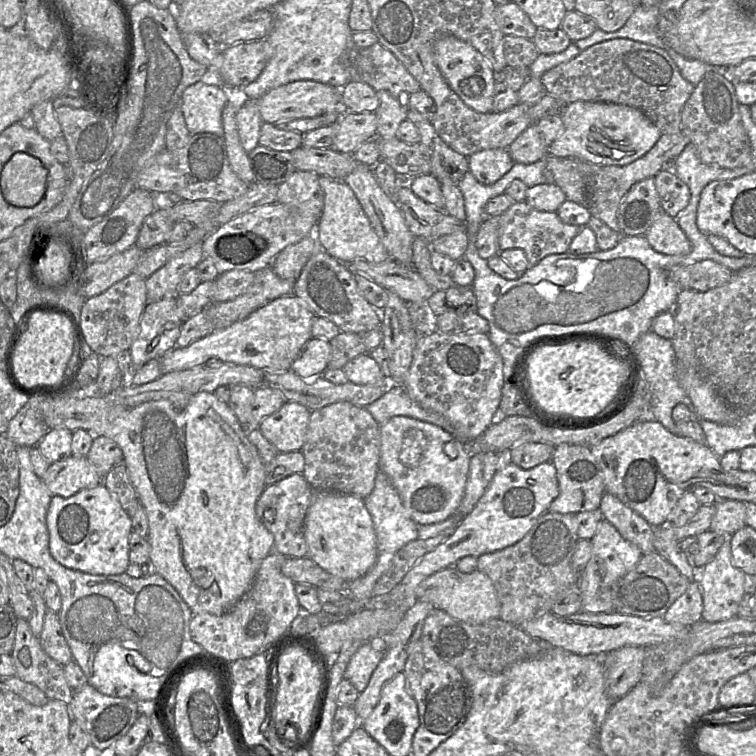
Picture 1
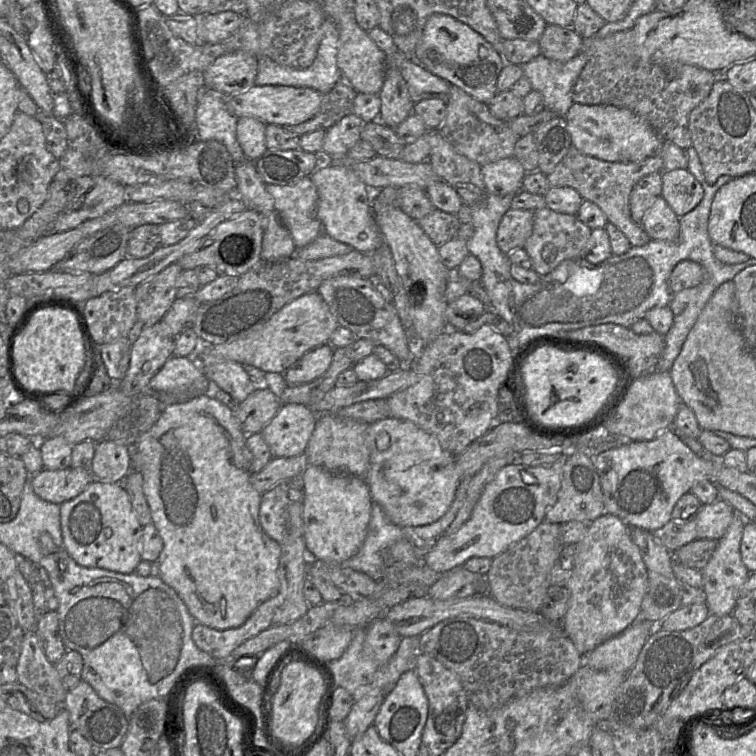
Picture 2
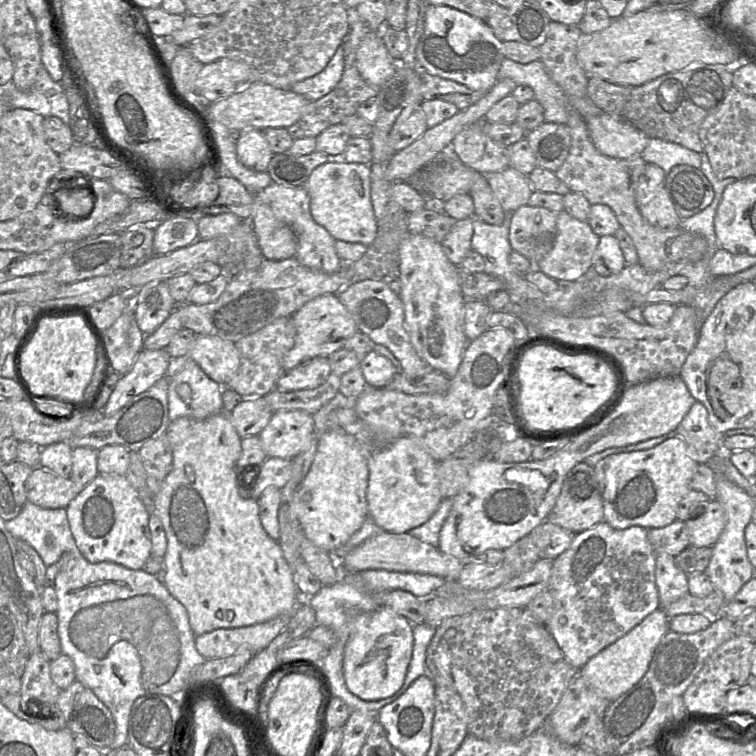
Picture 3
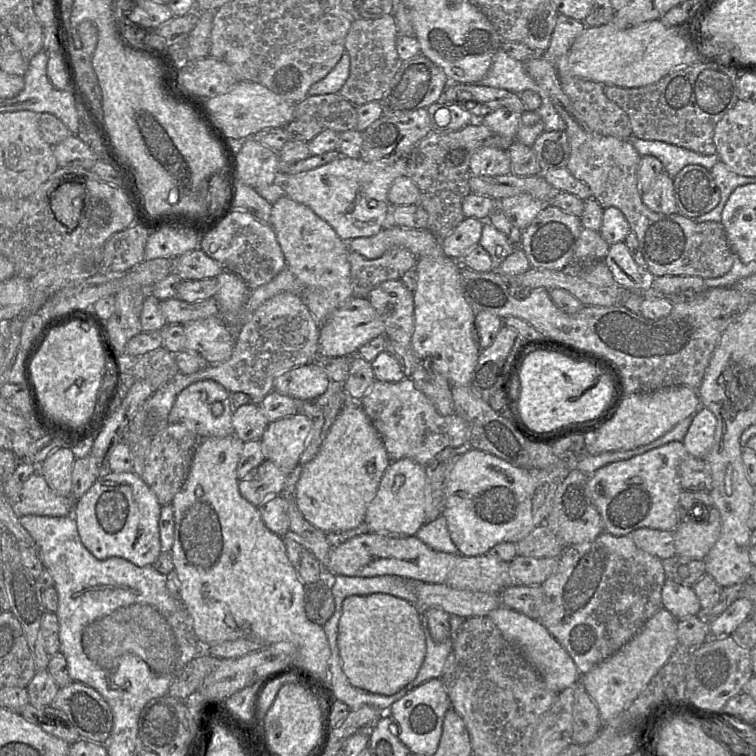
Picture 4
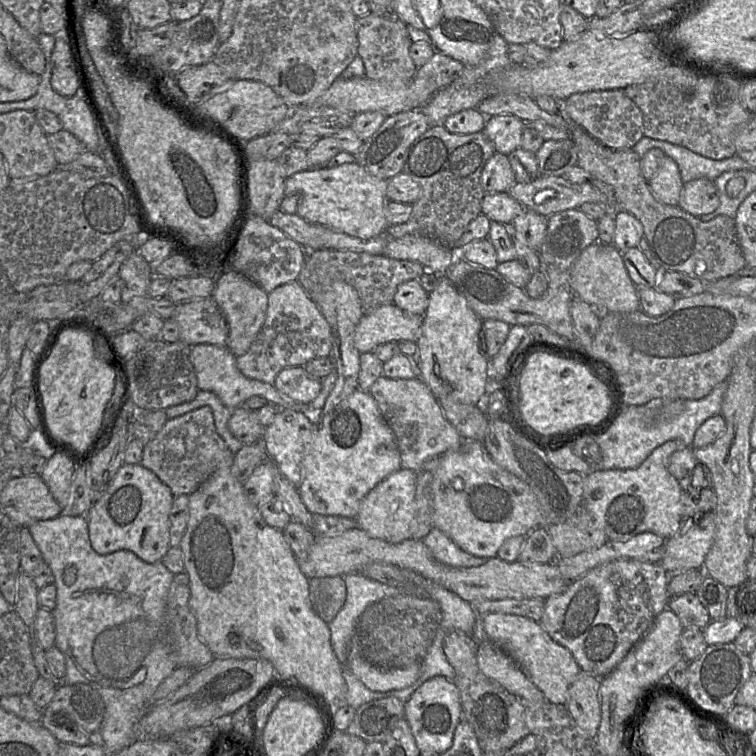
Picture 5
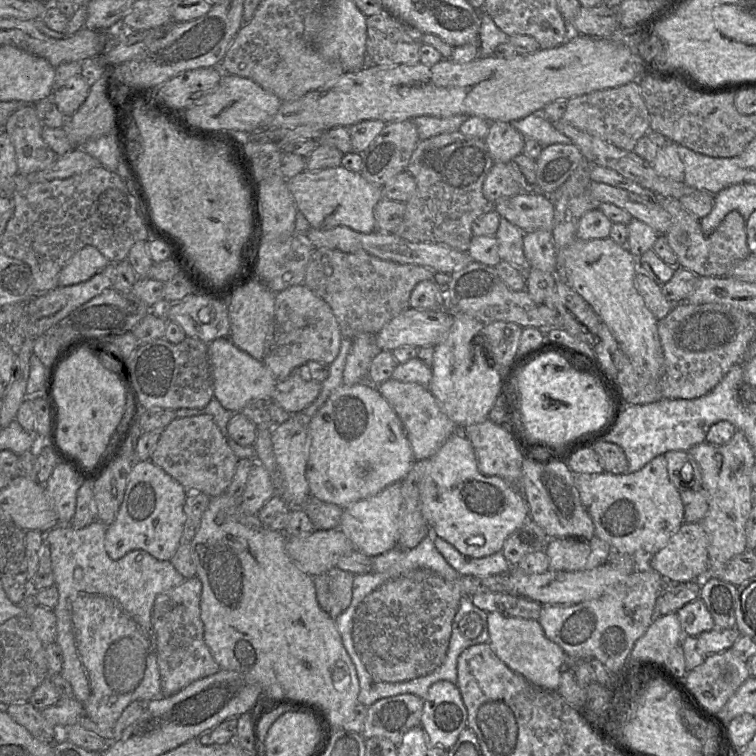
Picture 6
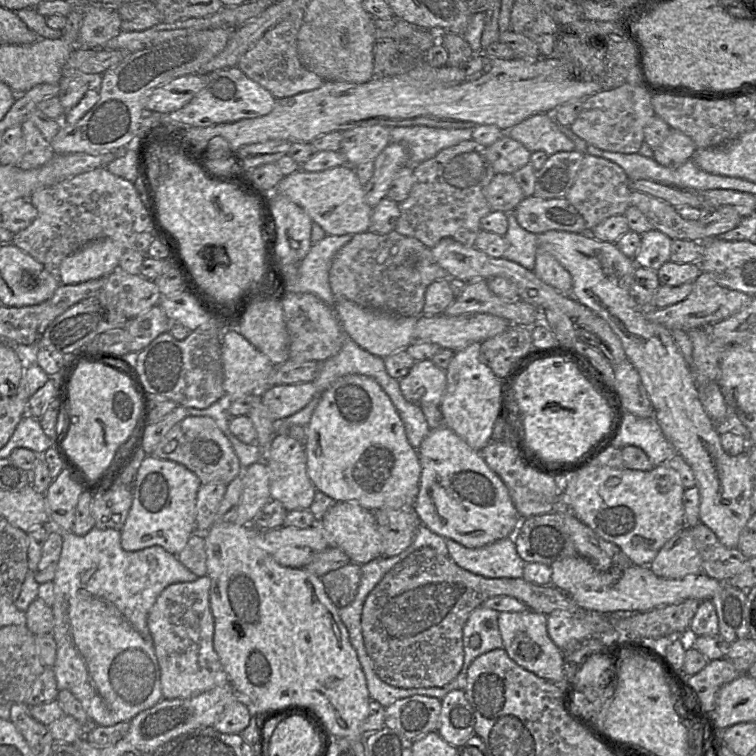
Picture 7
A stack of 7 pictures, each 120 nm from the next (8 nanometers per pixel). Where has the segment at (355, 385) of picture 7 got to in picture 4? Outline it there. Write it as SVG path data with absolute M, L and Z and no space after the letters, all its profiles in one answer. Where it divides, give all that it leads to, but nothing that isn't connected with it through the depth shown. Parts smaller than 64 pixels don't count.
M347 401L329 429L315 458L298 467L291 481L292 496L304 518L324 533L352 530L365 522L366 511L374 499L381 479L391 463L383 440L358 402Z

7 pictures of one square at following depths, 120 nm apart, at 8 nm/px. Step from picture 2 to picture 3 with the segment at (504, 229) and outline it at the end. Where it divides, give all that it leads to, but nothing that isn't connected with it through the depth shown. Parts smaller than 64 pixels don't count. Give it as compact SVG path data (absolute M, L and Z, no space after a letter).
M519 207L512 213L509 227L512 250L537 264L554 246L557 214L544 207Z

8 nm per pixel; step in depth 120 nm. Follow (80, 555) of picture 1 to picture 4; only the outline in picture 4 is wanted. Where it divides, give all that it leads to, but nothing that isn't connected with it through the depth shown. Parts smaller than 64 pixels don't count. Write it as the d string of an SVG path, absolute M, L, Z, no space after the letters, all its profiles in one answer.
M132 471L100 476L73 508L84 546L99 560L124 558L136 566L152 565L161 553L159 518L162 505L145 481Z

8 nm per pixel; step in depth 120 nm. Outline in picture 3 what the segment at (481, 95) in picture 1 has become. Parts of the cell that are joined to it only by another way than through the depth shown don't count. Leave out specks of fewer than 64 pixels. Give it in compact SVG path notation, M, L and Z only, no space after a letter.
M427 4L416 57L427 73L487 93L498 81L498 71L505 58L502 43L486 21L449 6Z

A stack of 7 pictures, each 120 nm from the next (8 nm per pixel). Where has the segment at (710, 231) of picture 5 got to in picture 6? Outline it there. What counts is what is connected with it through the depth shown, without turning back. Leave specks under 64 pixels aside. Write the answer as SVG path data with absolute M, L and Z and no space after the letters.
M653 192L650 199L672 217L672 225L664 236L677 257L677 269L690 270L698 277L727 277L736 263L749 256L745 221L737 211L729 212L714 232L705 235L700 220L684 209L678 199Z

